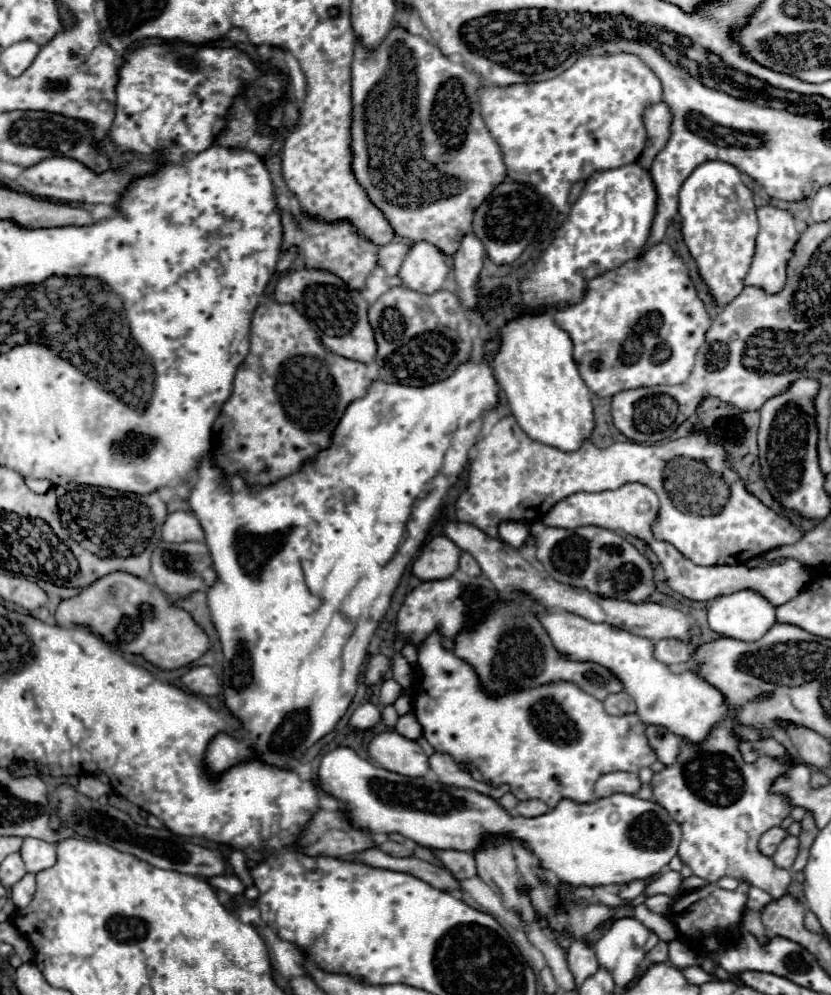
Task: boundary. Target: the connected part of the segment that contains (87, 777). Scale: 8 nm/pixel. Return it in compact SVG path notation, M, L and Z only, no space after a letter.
M82 774L82 776L80 776L78 790L80 790L84 796L94 798L94 800L98 800L100 796L106 796L106 794L112 792L110 784L104 784L96 774Z

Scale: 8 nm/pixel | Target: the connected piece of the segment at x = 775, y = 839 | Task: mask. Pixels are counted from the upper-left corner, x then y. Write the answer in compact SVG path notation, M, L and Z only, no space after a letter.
M780 826L770 828L770 830L764 832L764 836L760 838L760 844L758 844L760 852L766 854L766 856L772 856L772 854L776 852L778 844L782 842L782 838L786 838L786 836L788 836L788 830L784 830L784 828L780 828Z

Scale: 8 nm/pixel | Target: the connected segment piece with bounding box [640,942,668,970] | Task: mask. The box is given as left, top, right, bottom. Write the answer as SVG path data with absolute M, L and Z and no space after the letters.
M658 942L646 956L644 956L644 960L642 960L642 964L640 964L640 970L644 970L648 964L652 964L652 962L664 962L664 960L668 960L668 942Z

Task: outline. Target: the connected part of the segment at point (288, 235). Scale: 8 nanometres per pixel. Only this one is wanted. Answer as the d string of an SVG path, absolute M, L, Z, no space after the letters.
M282 212L282 226L284 226L284 244L282 248L298 246L298 254L304 256L306 266L310 268L322 268L330 270L332 274L340 276L350 288L362 290L366 276L374 270L376 266L376 244L362 240L356 230L352 228L350 222L334 222L334 224L324 224L312 218L302 218L302 222L296 222L290 214Z

